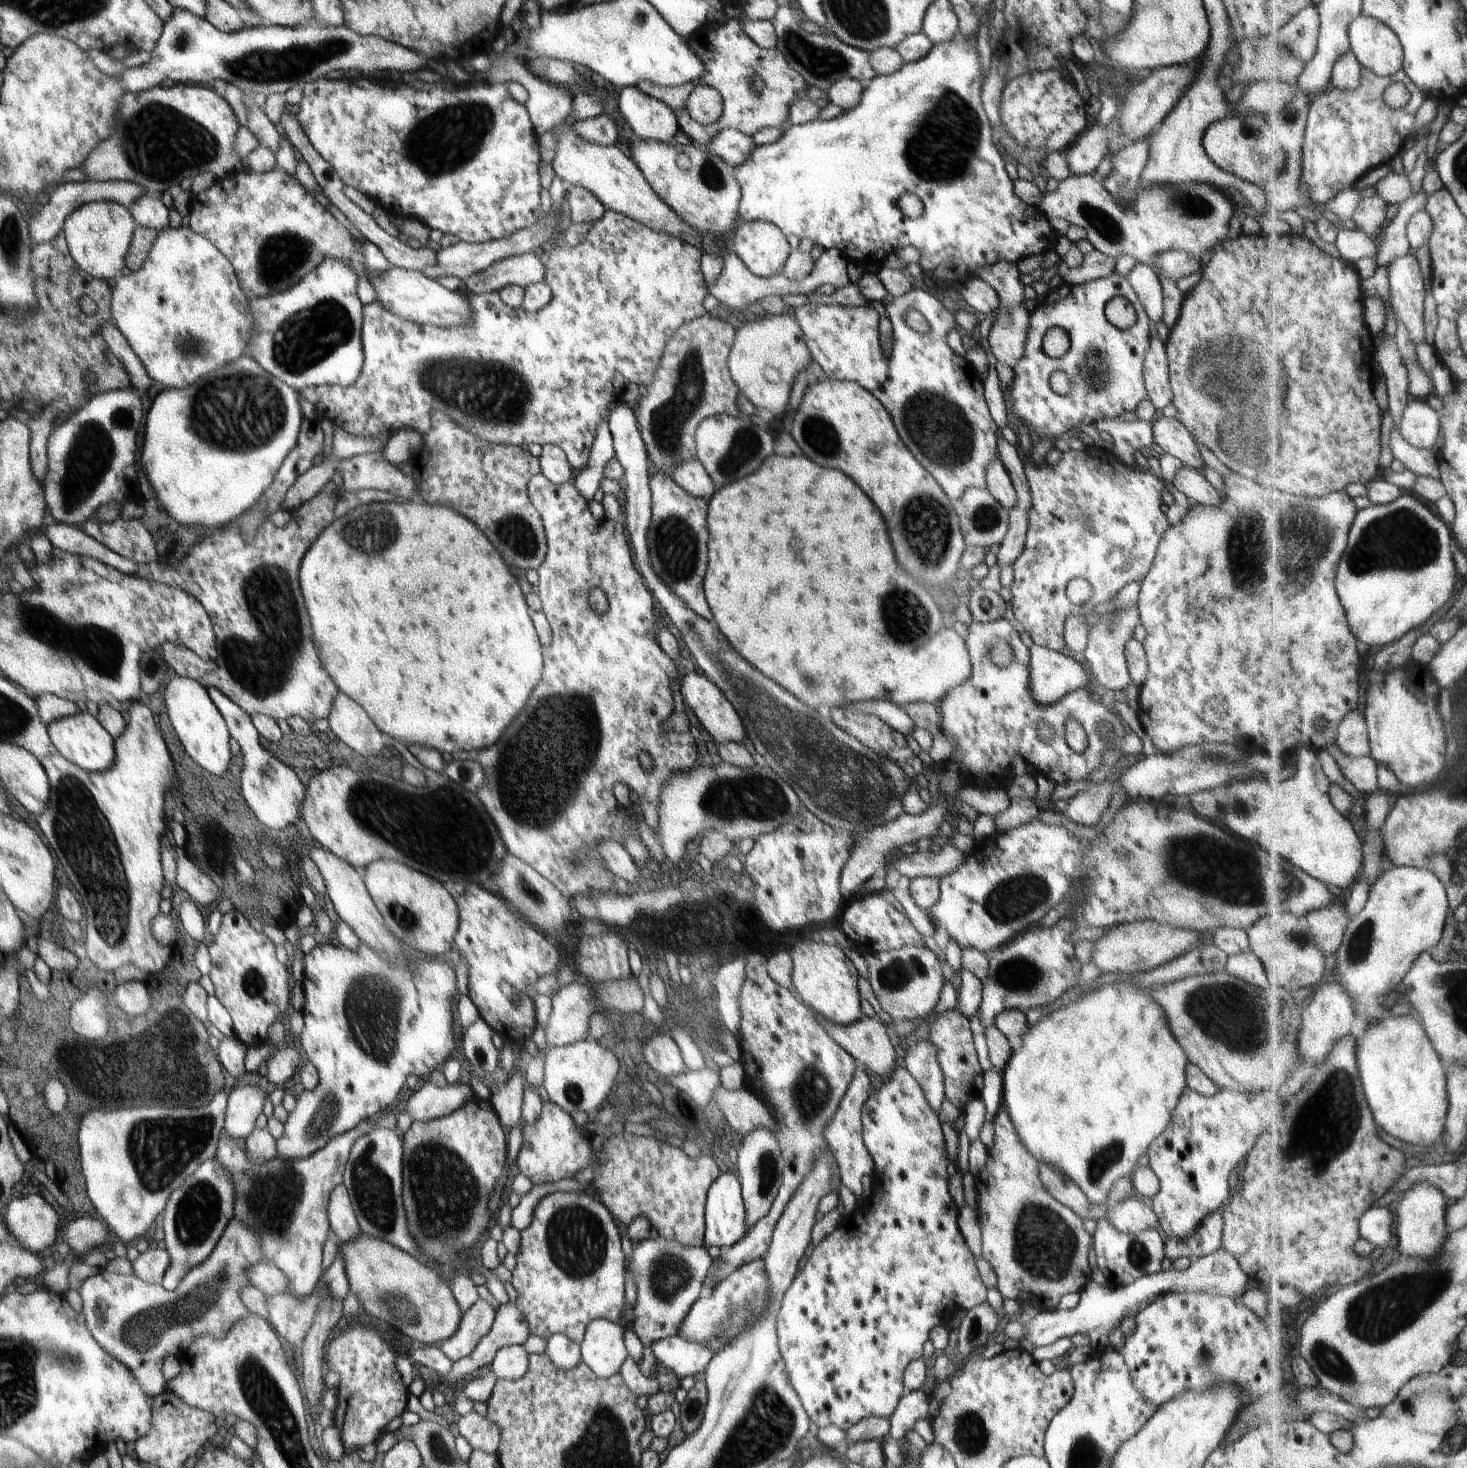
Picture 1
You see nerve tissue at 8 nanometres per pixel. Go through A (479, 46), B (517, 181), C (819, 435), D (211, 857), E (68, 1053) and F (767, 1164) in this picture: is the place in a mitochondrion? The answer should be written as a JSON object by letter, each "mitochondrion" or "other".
{"A":"other","B":"other","C":"mitochondrion","D":"other","E":"other","F":"mitochondrion"}

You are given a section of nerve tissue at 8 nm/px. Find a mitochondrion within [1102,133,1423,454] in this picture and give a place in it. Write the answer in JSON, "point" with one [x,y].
{"point":[1190,206]}

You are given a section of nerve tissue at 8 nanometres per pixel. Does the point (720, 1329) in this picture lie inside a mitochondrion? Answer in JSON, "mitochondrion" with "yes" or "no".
{"mitochondrion":"yes"}

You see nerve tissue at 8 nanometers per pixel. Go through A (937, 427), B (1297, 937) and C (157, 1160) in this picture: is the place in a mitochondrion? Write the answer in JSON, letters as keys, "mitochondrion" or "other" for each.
{"A":"mitochondrion","B":"mitochondrion","C":"mitochondrion"}

